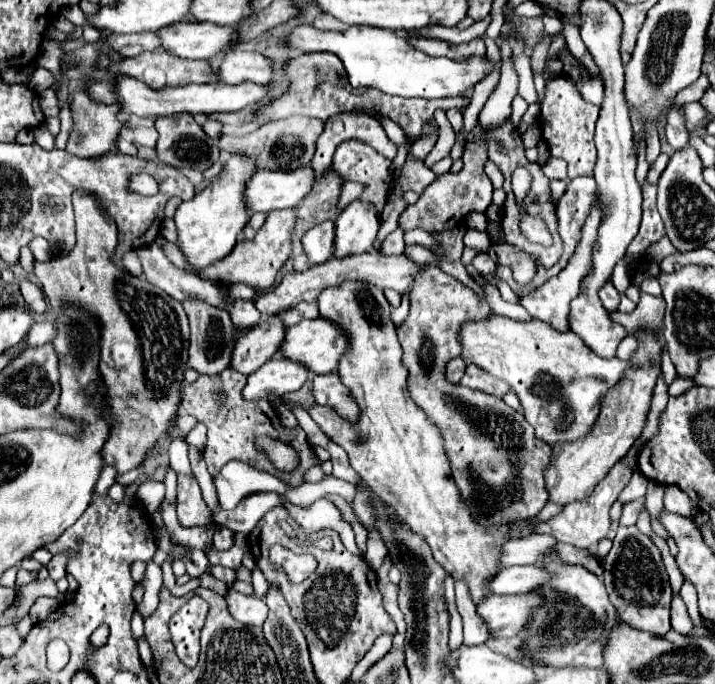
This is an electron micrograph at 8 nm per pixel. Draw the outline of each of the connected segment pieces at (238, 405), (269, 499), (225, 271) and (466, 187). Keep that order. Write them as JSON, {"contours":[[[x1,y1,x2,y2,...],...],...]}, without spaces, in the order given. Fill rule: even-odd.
{"contours":[[[225,369,223,373,217,373,217,375,199,375,197,381,185,385,183,389,183,409,187,413,191,413,195,419,199,419,205,427,207,427,207,445,203,449,203,457,205,457,205,463,207,463,207,469,211,473,211,477,215,477,221,467,233,459,237,461,243,461,243,463,249,463,251,467,259,469,259,471,267,471,267,473,273,473,277,475,277,469,259,453,253,449,253,439,259,435,259,433,283,433,283,439,287,439,289,445,293,445,297,451,299,451,299,457,301,457,301,465,299,465,299,473,295,475,283,475,279,473,277,477,281,481,285,481,289,487,299,487,305,483,305,473,319,465,319,459,317,455,311,451,311,447,307,445,307,439,305,439,305,431,297,425,297,427,285,427,275,409,271,407,271,403,267,399,263,401,247,401,243,397,243,385,245,385,247,377,241,375,239,371,235,369],[213,389,223,389,227,393,227,401,223,405,217,405,213,401],[267,411,273,411,273,421,271,421,271,415]],[[255,493,255,495,245,497,233,511,217,509,213,521,217,525,229,527,233,533,249,535,251,529,263,517,263,513,267,513,269,509,273,509,277,505,281,505,277,493]],[[281,209,271,211,263,223,263,227,257,231,253,241,237,241,235,249,223,257,223,261,217,261,215,265,209,265,201,271,201,279,207,281,221,281,221,283,249,283,257,289,269,289,275,283,275,277,279,269,285,265,285,261,291,257,293,241,291,241,291,229,295,229,295,209]],[[477,139,477,141,467,141,465,143,465,153,463,153,463,169,459,173,447,172,439,175,419,197,415,205,409,205,401,217,399,217,399,227,403,231,411,229,423,229,429,233,441,233,447,229,453,229,455,225,461,225,465,215,471,211,485,211,491,205,491,181,483,171,483,163,487,161,487,141]]]}

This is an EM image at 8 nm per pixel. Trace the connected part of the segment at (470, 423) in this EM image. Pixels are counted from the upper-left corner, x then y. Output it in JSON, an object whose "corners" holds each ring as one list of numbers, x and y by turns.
{"corners":[[433,265,415,277,409,301,409,317,397,329,403,365,409,371,407,393,439,427,453,479,463,501,473,505,469,507,471,515,481,525,535,517,549,501,543,469,551,461,551,447,533,435,521,413,497,397,447,383,443,377,447,361,461,355,461,325,487,317,489,305,483,305,471,289]]}

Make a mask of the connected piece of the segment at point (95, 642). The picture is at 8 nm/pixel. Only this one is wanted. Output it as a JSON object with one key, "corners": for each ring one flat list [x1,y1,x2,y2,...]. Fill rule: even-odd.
{"corners":[[102,624,101,627,95,629,95,633,91,635,91,645,93,647,101,647,107,642,109,636,109,627,106,624]]}

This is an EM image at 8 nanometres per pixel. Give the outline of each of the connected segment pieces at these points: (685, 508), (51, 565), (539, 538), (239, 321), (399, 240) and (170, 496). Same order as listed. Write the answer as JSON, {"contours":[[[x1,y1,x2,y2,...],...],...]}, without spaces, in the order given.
{"contours":[[[665,487,665,509,667,511,675,511,679,515,695,515,699,511,699,507,695,505,695,501,691,501,679,487]],[[61,551,59,555,55,555,55,557,47,563,46,568,49,569,49,577,51,577,53,581,57,581,57,579,61,579,61,577,67,575,65,567,67,567,67,563,69,563,71,557,75,557,75,551]],[[529,535,523,539,513,539,509,545,503,547,501,563,503,565,529,565,539,563,541,555,547,553,547,549,555,547,557,541,553,541,551,535]],[[231,299,231,304,227,305,226,310,237,331,253,329,253,327,261,321,261,315,259,315,259,311,255,309,253,301]],[[395,229,393,233,389,233,385,237,385,241,381,243,381,255,401,255,405,251,405,243,403,243,403,231]],[[171,468,167,470,163,483,165,485,165,499,175,504,177,495,177,475,174,470]]]}

